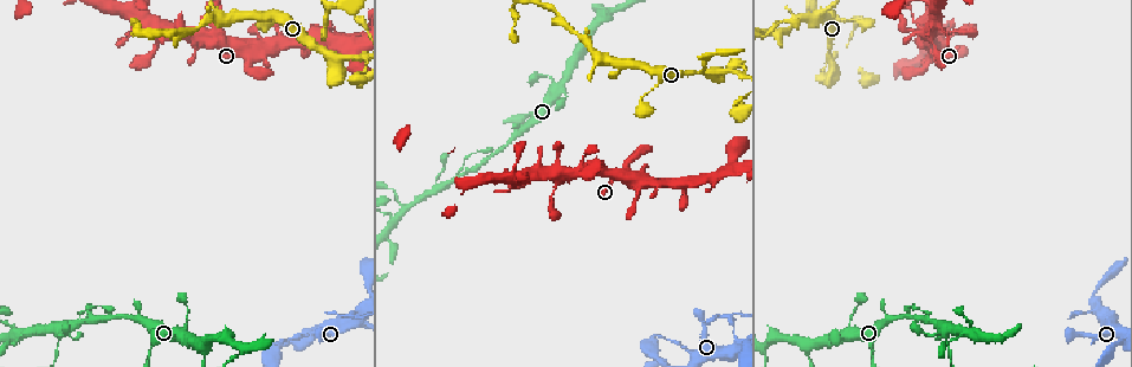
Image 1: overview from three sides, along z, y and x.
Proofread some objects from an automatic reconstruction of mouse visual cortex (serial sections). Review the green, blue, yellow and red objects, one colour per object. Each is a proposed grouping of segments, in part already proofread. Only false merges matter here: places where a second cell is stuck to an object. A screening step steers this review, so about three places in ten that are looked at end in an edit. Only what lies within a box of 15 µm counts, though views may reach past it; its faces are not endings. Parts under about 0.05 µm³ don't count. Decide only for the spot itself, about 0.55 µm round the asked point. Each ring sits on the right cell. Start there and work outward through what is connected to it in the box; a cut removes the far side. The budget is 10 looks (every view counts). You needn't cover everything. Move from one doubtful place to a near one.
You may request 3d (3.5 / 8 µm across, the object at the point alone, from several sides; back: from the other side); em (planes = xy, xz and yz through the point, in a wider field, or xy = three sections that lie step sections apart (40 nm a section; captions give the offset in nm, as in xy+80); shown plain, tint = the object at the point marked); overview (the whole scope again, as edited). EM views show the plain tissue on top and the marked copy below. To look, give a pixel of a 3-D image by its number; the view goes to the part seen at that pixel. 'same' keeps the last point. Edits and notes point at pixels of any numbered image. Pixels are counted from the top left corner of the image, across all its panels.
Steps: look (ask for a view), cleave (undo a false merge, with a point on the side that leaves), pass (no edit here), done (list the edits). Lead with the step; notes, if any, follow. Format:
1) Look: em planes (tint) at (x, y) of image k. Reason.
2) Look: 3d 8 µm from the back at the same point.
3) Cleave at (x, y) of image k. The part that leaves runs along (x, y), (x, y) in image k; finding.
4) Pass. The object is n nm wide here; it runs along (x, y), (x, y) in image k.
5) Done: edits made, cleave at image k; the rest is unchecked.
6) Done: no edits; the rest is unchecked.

Look: 3d 8 µm from the back at (1088, 310) of image 1. Abrupt turn.

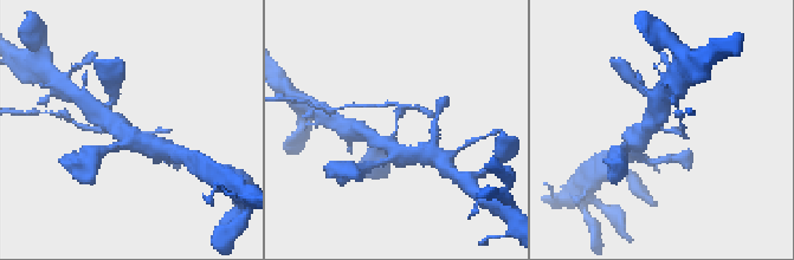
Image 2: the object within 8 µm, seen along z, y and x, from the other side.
Look: em planes (tint) at (662, 128) of image 2. The arms are 150, 450 nm wide; shape alone is not enough.

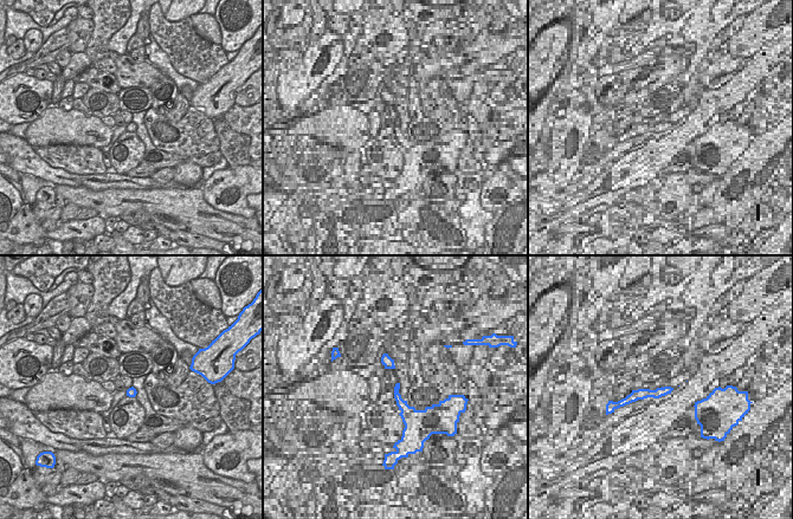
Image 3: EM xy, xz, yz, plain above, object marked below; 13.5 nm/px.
Cleave at (401, 110) of image 2. The part that leaves runs along (395, 129), (404, 108), (427, 112) in image 2; a second cell is stuck on.

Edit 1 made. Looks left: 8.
Look: 3d 3.5 µm at (872, 357) of image 1. Thick turns thin.

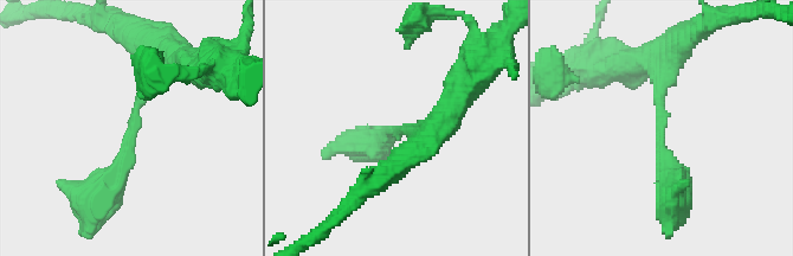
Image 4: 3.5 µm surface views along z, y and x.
Look: em planes (tint) at (395, 130) of image 4. The arms are 200, 300 nm wide; shape alone is not enough.

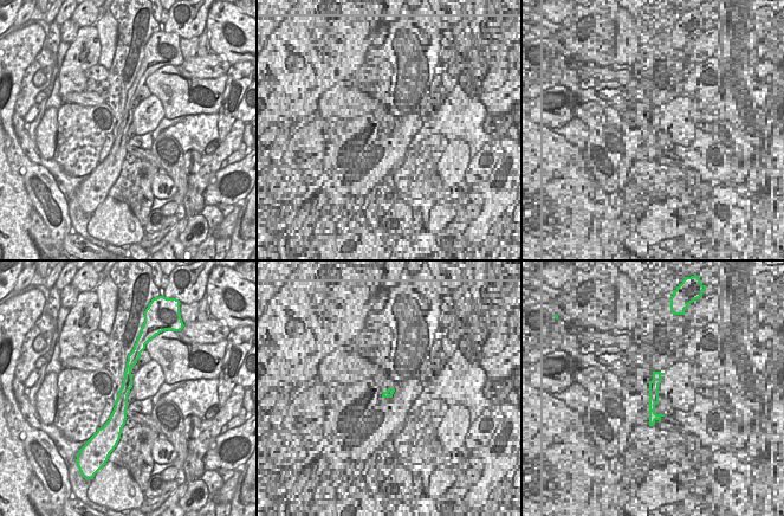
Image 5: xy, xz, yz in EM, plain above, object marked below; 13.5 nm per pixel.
Look: em xy step 5 (tint) at the same point. Another direction.

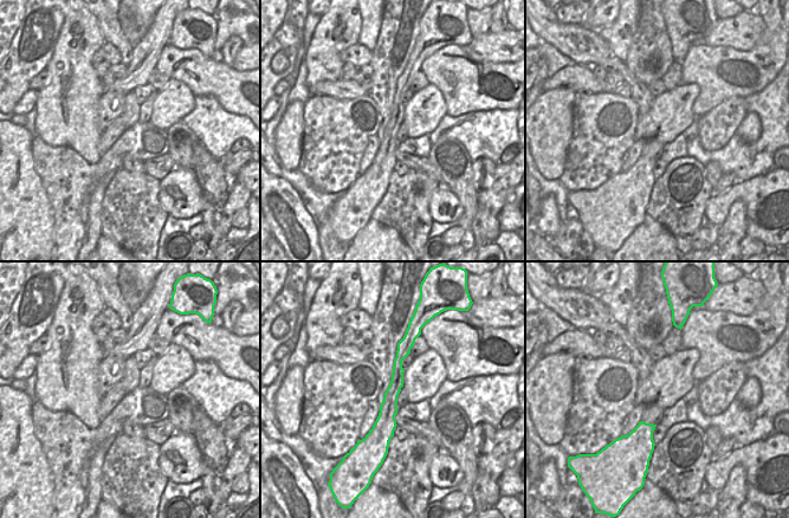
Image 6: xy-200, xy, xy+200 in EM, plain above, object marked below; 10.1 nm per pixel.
Pass. It runs along (405, 344), (381, 444) in image 6; continuous, no second cell.

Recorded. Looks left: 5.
Look: 3d 3.5 µm at (453, 180) of image 1. Arms part here.

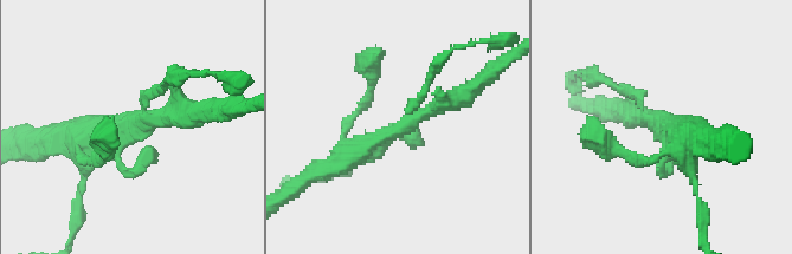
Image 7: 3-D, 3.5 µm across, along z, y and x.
Look: em xy step 2 (tint) at (665, 125) of image 7.

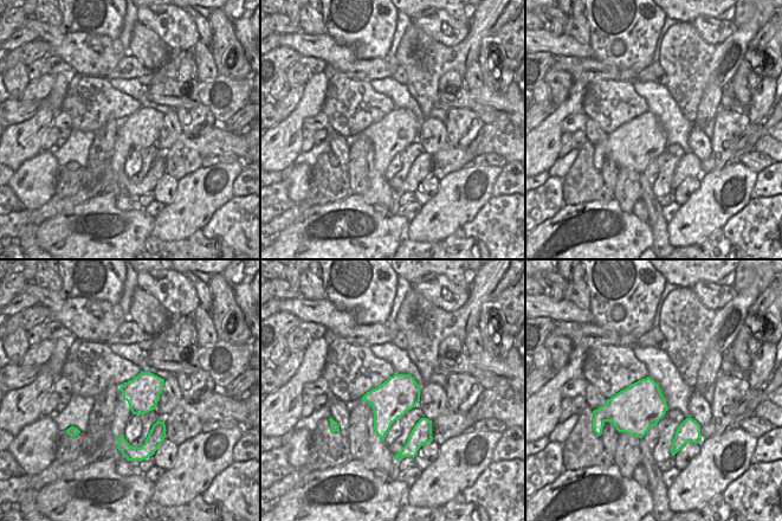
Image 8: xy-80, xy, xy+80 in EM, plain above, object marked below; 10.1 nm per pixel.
Pass. Continuous, no second cell.

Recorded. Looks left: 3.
Look: 3d 8 µm at (829, 48) of image 1. Two arms in line, one across.

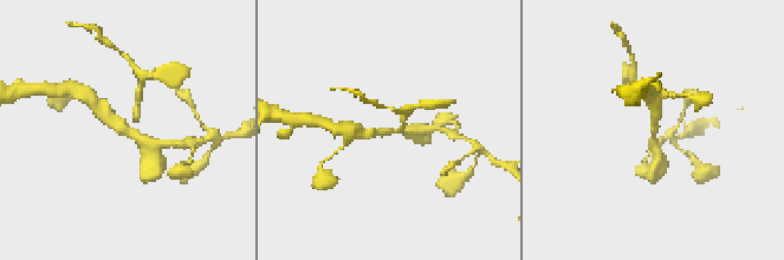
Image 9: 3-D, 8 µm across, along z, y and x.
Look: em planes (tint) at (655, 130) of image 9. 3 arms meet here; the arms are 150, 250, 350 nm wide.

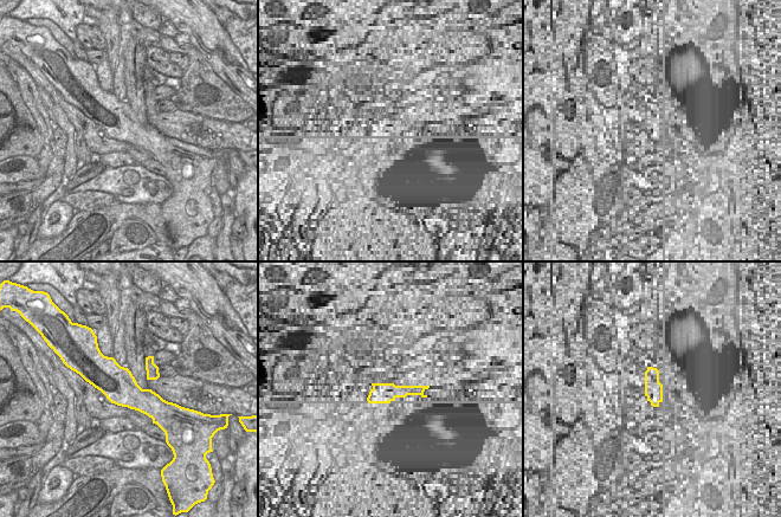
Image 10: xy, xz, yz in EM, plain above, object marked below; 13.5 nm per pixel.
Cleave at (135, 109) of image 9. The part that leaves runs along (136, 121), (141, 80) in image 9; a second cell is stuck on.

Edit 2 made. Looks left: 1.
Done: edits made, cleave at image 2, cleave at image 9; the rest is unchecked.

